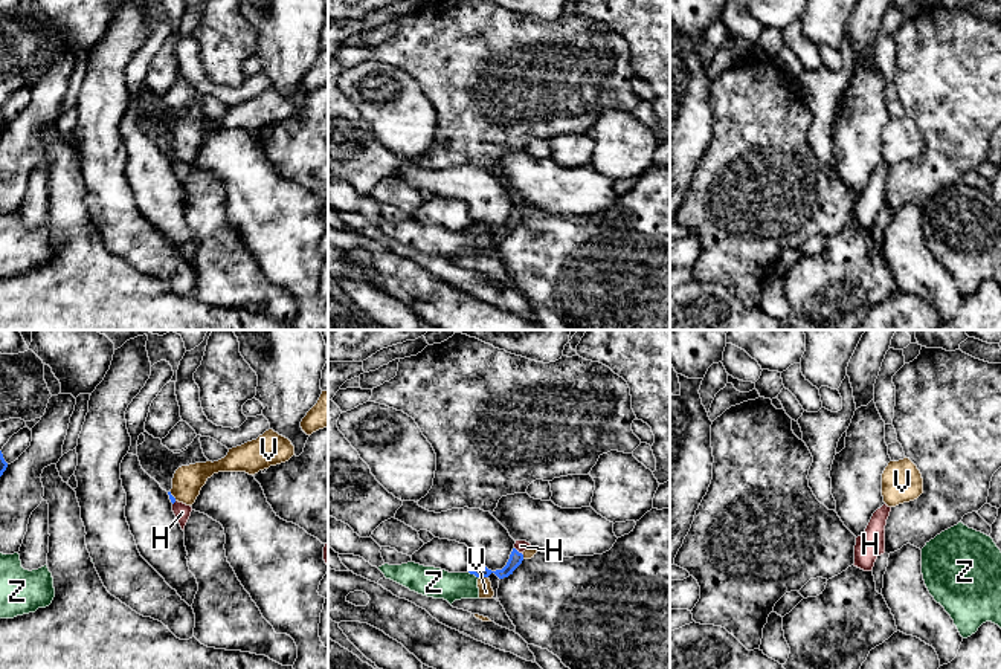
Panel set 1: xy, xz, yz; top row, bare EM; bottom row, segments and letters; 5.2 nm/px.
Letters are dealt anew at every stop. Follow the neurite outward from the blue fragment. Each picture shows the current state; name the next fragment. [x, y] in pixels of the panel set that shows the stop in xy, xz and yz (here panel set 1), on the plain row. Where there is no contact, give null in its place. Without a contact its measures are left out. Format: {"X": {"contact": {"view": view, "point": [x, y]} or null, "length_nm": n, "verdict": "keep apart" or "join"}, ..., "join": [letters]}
{"H": {"contact": {"view": "xz", "point": [518, 210]}, "length_nm": 60, "verdict": "join"}, "V": {"contact": {"view": "xz", "point": [484, 234]}, "length_nm": 50, "verdict": "keep apart"}, "Z": {"contact": {"view": "xz", "point": [473, 231]}, "length_nm": 70, "verdict": "keep apart"}, "join": ["H"]}

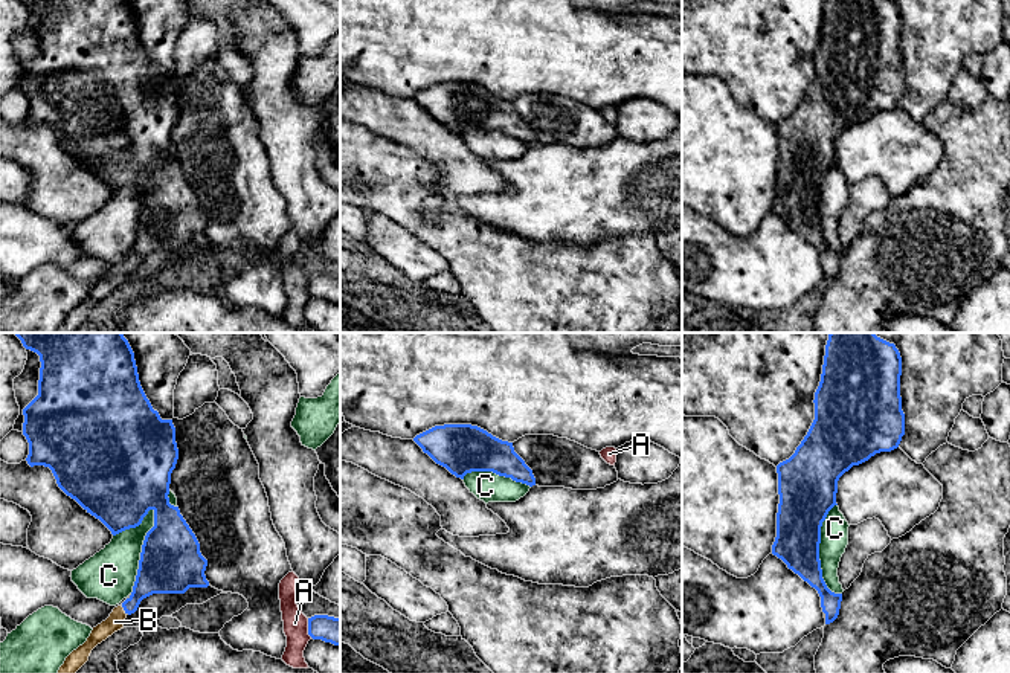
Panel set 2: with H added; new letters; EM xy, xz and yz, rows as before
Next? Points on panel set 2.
{"A": {"contact": {"view": "xy", "point": [308, 286]}, "length_nm": 110, "verdict": "keep apart"}, "B": {"contact": {"view": "xy", "point": [124, 267]}, "length_nm": 50, "verdict": "join"}, "C": {"contact": {"view": "xy", "point": [142, 209]}, "length_nm": 460, "verdict": "keep apart"}, "join": ["B"]}

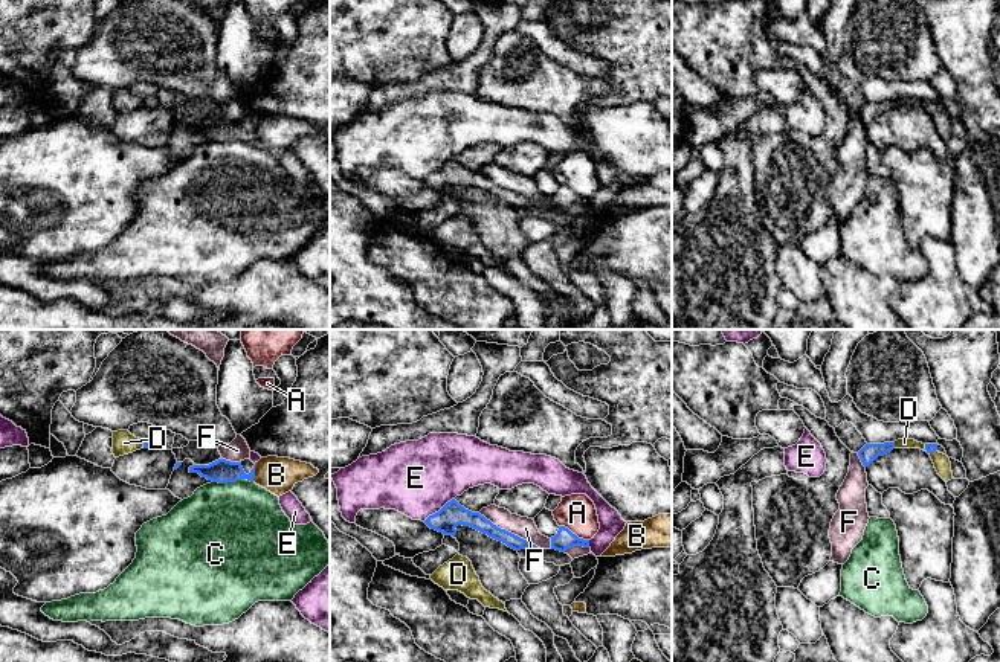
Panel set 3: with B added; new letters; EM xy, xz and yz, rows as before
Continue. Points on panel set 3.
{"A": {"contact": {"view": "xz", "point": [574, 192]}, "length_nm": 170, "verdict": "keep apart"}, "B": {"contact": {"view": "xy", "point": [254, 131]}, "length_nm": 90, "verdict": "keep apart"}, "C": {"contact": {"view": "xy", "point": [232, 139]}, "length_nm": 220, "verdict": "keep apart"}, "D": {"contact": {"view": "yz", "point": [893, 104]}, "length_nm": 30, "verdict": "keep apart"}, "E": {"contact": {"view": "xz", "point": [440, 168]}, "length_nm": 200, "verdict": "keep apart"}, "F": {"contact": {"view": "xz", "point": [507, 189]}, "length_nm": 360, "verdict": "keep apart"}, "join": []}

